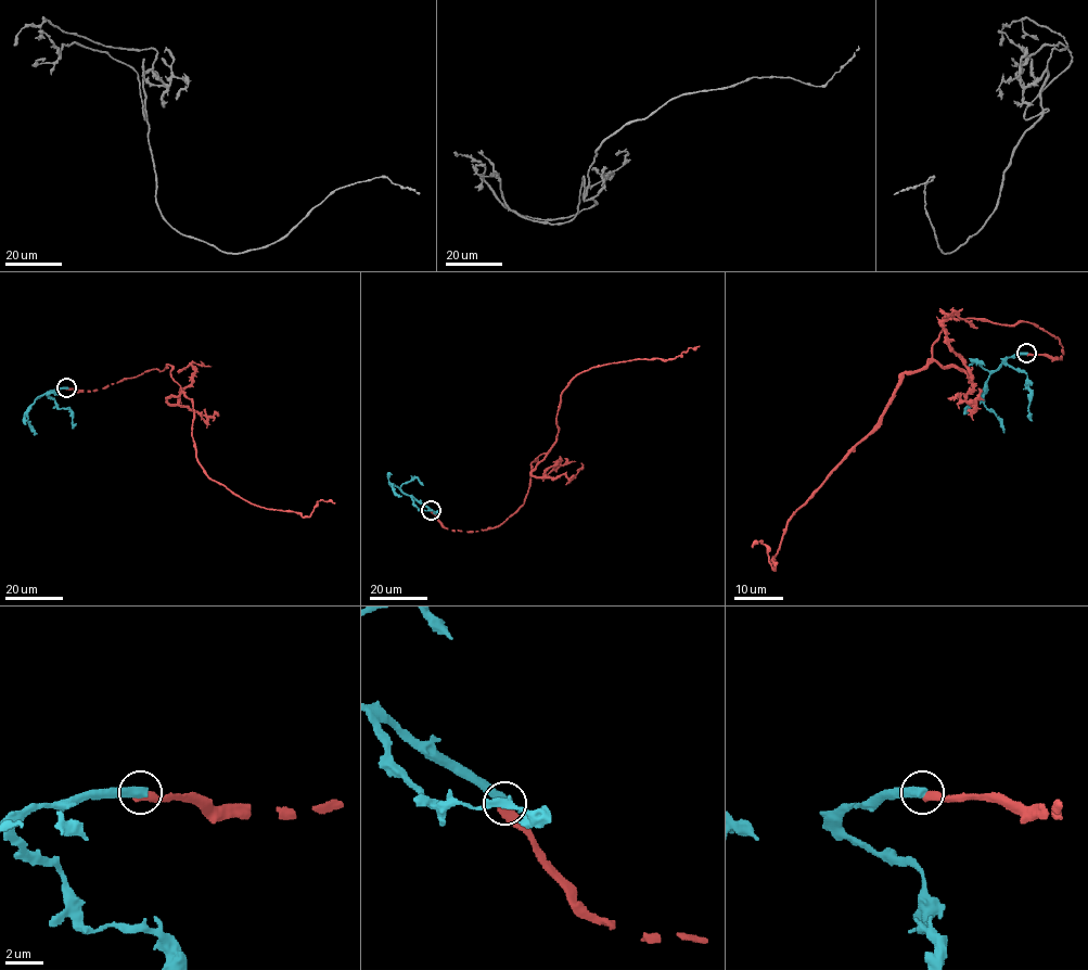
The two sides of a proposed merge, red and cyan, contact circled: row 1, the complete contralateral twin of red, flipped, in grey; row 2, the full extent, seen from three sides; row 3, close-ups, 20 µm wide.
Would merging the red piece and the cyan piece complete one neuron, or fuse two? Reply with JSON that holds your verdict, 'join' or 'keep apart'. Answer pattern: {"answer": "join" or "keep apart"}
{"answer": "keep apart"}

